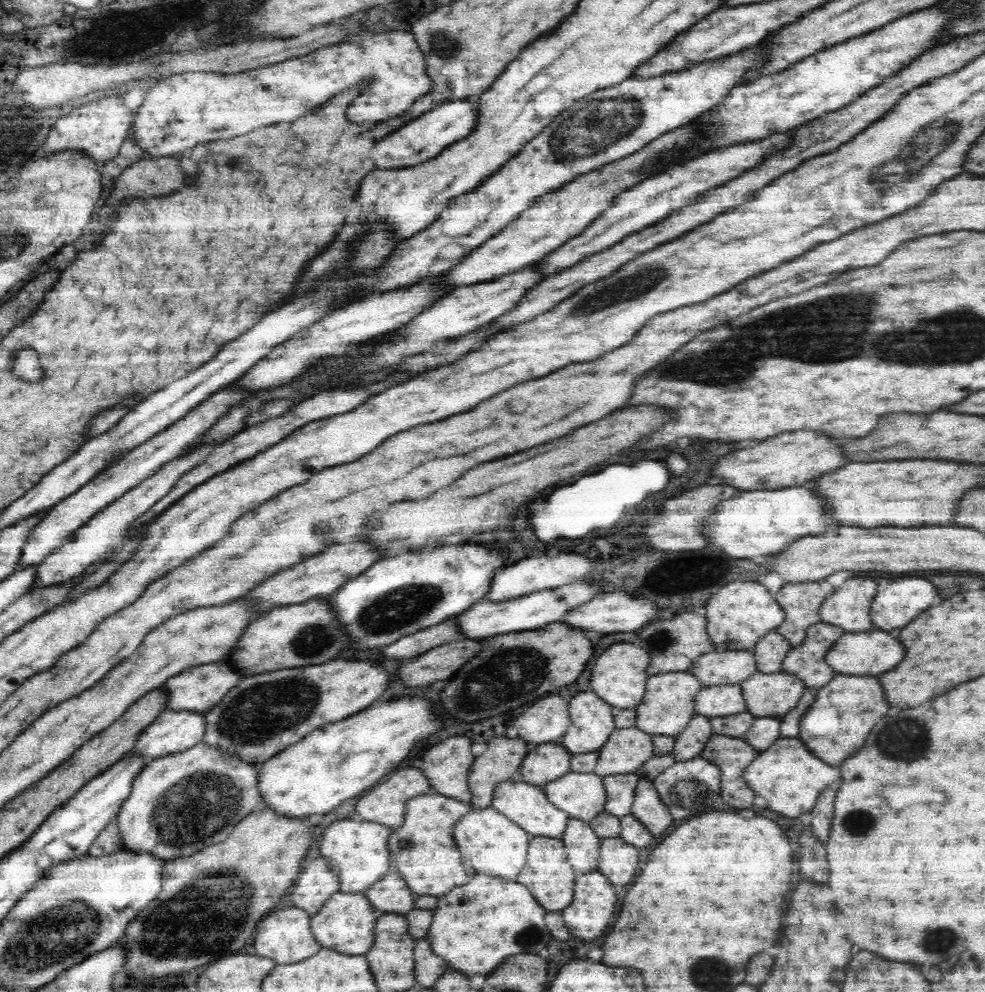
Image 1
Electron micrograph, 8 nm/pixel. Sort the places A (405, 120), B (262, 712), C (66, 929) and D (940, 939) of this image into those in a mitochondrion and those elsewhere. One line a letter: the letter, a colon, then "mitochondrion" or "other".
A: other
B: mitochondrion
C: mitochondrion
D: mitochondrion

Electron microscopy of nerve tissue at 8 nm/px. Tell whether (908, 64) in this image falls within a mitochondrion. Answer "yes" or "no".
no

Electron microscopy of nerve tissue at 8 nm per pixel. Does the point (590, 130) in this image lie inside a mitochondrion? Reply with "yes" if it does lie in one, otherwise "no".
yes

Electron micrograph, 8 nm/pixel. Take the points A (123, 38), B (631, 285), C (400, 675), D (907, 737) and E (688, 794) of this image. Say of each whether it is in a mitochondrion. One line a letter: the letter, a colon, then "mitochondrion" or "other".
A: mitochondrion
B: mitochondrion
C: other
D: mitochondrion
E: mitochondrion

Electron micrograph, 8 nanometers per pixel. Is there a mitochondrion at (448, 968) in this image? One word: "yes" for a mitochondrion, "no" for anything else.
no

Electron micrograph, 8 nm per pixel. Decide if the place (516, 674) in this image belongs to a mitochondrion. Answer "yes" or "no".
yes

